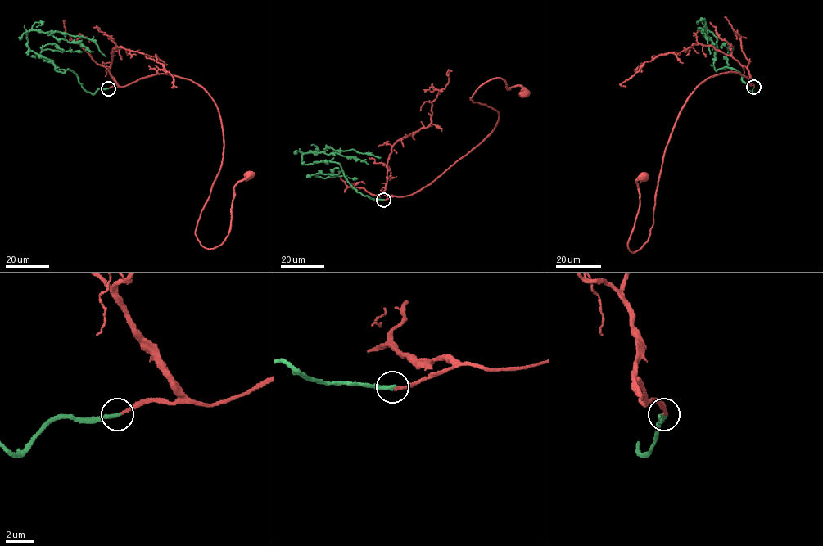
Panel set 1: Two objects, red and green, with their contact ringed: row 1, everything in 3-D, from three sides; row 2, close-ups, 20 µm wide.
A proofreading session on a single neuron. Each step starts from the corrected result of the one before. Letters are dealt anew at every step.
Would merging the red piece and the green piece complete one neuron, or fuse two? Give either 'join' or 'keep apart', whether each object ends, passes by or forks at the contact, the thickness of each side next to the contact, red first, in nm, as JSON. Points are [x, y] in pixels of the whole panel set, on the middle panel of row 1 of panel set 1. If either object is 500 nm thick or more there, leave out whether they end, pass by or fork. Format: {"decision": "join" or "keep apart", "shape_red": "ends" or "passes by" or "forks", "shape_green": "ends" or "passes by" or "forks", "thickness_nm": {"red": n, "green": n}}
{"decision": "join", "shape_red": "ends", "shape_green": "ends", "thickness_nm": {"red": 180, "green": 300}}

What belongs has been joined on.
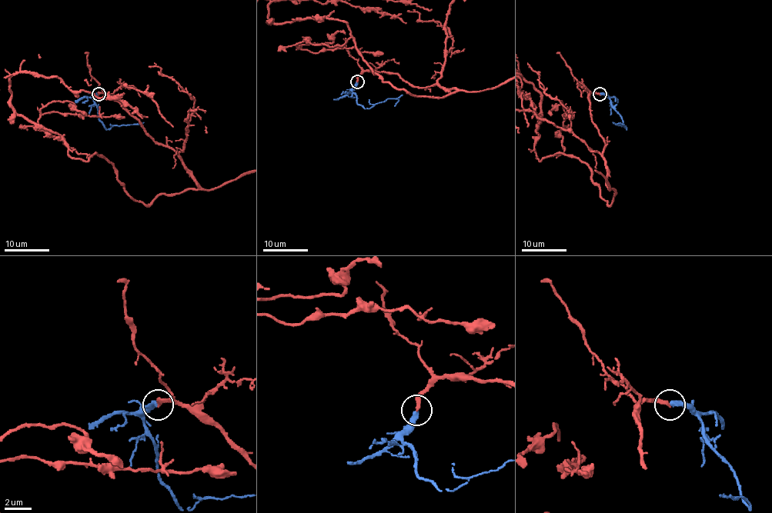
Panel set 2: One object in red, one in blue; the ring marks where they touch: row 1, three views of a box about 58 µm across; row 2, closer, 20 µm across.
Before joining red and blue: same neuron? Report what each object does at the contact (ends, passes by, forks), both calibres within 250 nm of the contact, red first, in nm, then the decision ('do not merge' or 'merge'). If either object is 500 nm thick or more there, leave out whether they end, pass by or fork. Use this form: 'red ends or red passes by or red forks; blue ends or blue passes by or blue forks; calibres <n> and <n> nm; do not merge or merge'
red ends; blue ends; calibres 240 and 360 nm; merge

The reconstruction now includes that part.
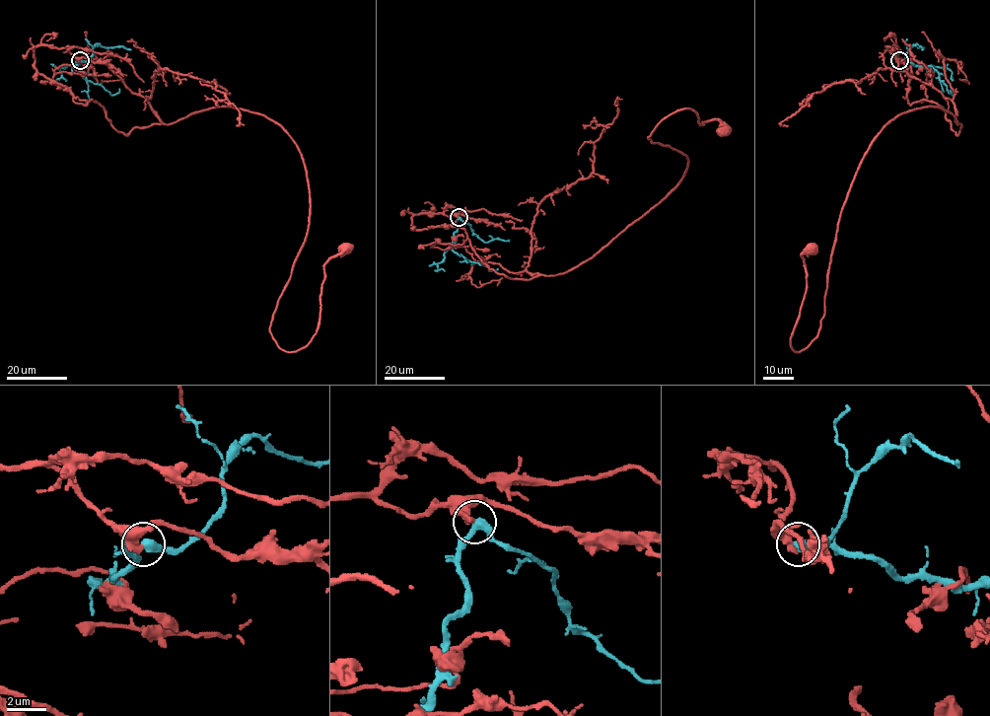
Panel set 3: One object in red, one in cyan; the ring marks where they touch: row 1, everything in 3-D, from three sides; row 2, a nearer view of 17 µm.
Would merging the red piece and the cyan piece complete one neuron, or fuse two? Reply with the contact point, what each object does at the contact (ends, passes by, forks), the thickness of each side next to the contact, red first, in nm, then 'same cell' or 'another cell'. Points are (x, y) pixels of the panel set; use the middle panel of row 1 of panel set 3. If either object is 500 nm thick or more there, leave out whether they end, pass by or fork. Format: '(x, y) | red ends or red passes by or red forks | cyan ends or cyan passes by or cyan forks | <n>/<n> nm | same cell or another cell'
(459, 217) | red ends | cyan passes by | 440/360 nm | another cell

